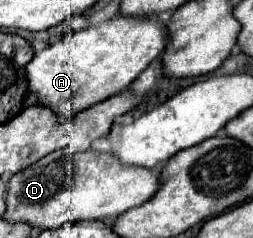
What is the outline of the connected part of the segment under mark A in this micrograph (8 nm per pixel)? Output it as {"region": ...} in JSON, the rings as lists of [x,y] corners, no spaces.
{"region":[[[114,16],[106,22],[100,22],[88,30],[78,30],[58,42],[54,42],[50,48],[38,52],[26,66],[28,76],[28,94],[32,92],[36,96],[34,104],[40,104],[54,114],[60,116],[60,120],[74,118],[78,112],[94,106],[96,102],[102,102],[110,96],[116,96],[124,92],[132,80],[154,60],[160,56],[160,52],[166,46],[166,26],[160,24],[154,18],[128,18],[128,16]]]}

